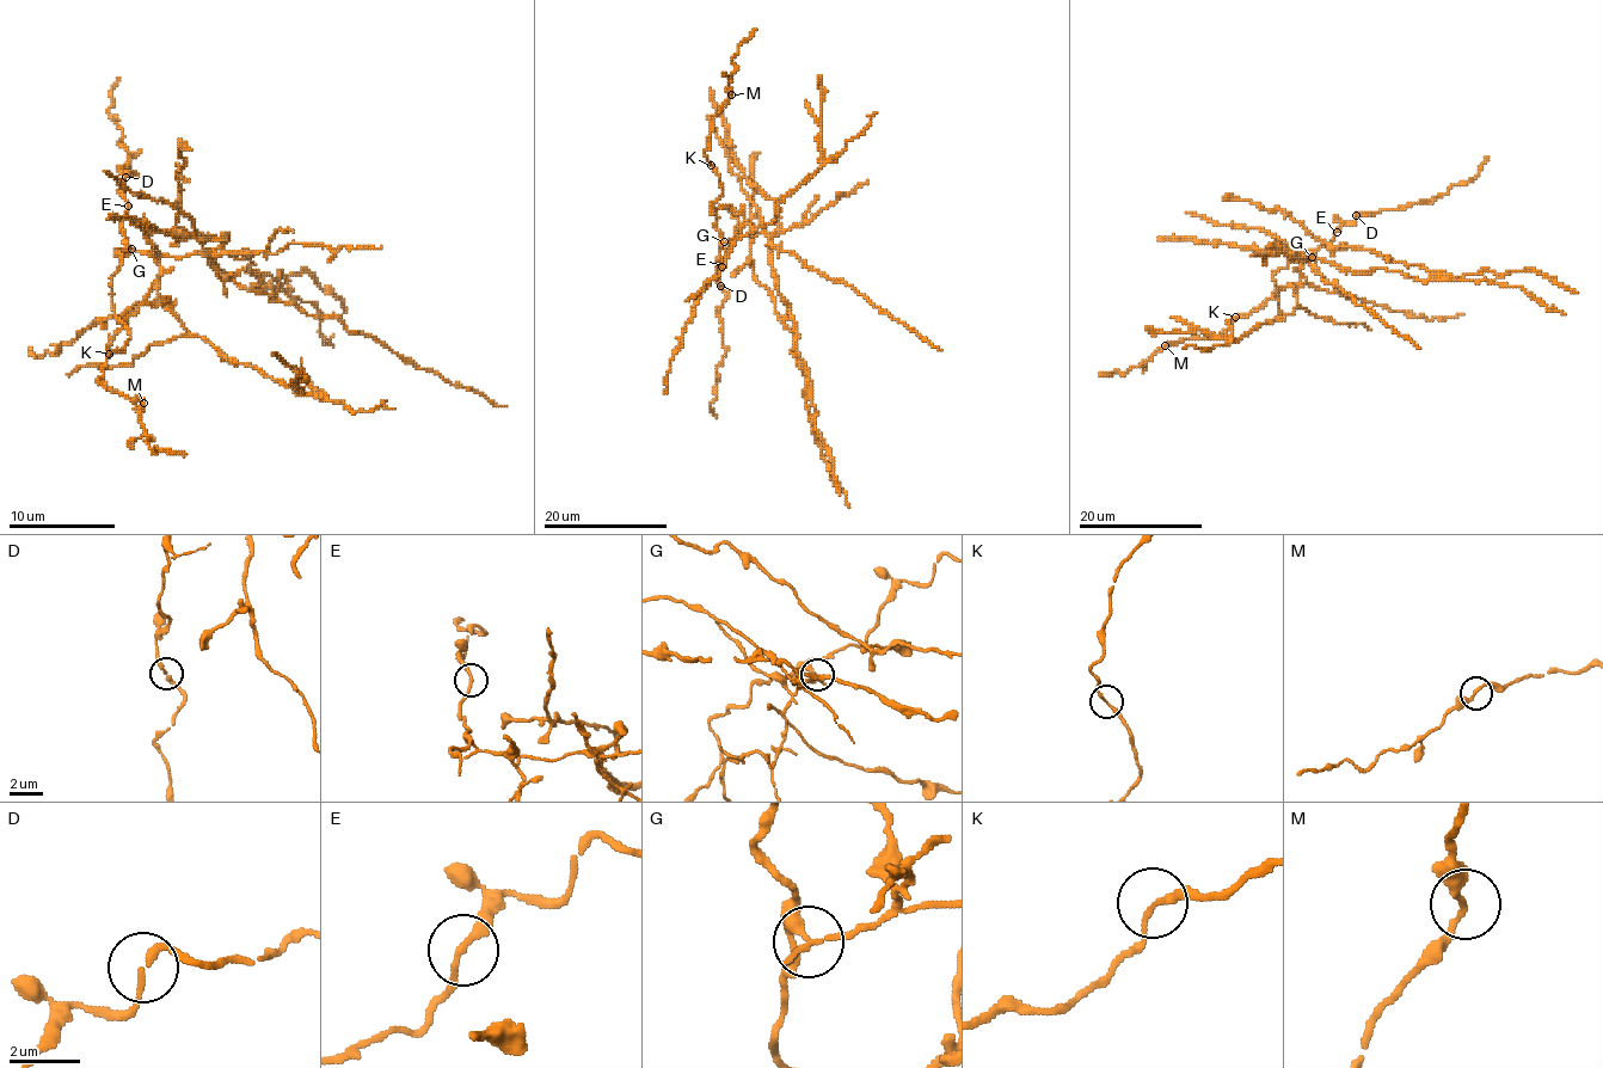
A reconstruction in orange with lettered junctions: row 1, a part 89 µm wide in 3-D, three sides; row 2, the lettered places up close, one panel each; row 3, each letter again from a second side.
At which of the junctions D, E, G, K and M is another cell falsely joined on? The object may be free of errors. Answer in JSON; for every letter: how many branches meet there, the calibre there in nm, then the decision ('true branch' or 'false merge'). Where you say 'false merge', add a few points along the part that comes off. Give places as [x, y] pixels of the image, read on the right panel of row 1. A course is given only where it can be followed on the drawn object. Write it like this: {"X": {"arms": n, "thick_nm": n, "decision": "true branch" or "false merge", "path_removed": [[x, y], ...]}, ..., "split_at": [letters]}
{"D": {"arms": 2, "thick_nm": 200, "decision": "true branch"}, "E": {"arms": 2, "thick_nm": 190, "decision": "true branch"}, "G": {"arms": 2, "thick_nm": 240, "decision": "false merge", "path_removed": [[1312, 256], [1303, 259], [1362, 274], [1432, 276], [1365, 250], [1330, 247], [1278, 208], [1222, 200]]}, "K": {"arms": 2, "thick_nm": 160, "decision": "true branch"}, "M": {"arms": 2, "thick_nm": 200, "decision": "true branch"}, "split_at": ["G"]}

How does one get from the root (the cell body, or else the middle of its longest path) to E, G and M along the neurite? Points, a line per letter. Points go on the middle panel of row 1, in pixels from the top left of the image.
E: (771, 257), (773, 235), (738, 235), (728, 241), (722, 240), (719, 253), (722, 266)
G: (771, 257), (773, 235), (738, 235), (723, 241)
M: (771, 257), (773, 235), (725, 241), (716, 226), (712, 201), (723, 189), (705, 152), (714, 115), (731, 94)

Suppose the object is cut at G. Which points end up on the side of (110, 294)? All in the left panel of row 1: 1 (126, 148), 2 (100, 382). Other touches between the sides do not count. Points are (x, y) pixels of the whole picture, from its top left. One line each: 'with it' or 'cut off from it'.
1: with it
2: with it

